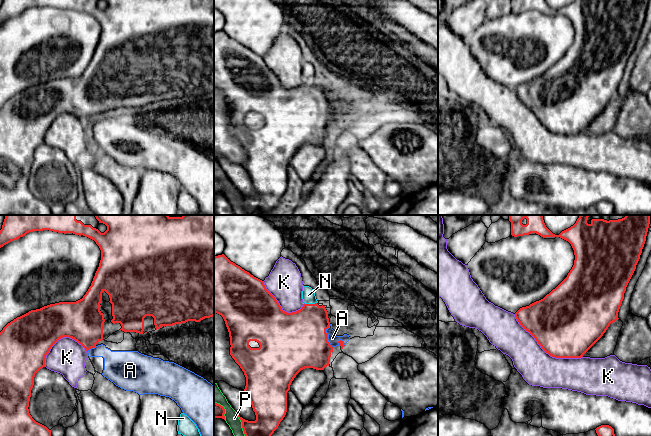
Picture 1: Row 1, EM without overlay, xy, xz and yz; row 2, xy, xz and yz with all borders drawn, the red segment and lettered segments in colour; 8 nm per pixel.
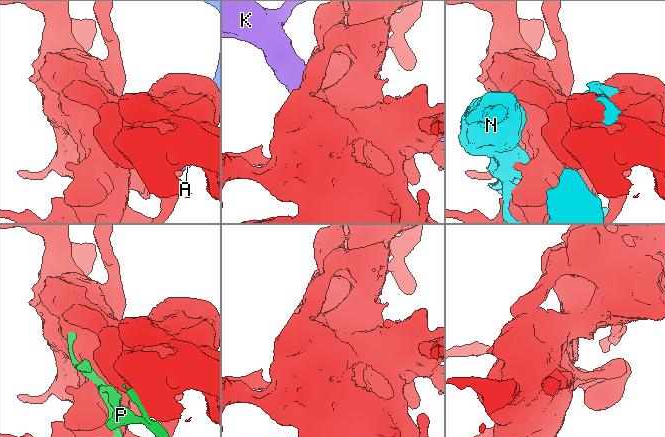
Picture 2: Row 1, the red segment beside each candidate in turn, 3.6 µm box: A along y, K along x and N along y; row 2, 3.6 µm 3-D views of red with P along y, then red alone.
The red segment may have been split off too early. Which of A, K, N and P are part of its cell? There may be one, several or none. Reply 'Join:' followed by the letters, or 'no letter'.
Join: A

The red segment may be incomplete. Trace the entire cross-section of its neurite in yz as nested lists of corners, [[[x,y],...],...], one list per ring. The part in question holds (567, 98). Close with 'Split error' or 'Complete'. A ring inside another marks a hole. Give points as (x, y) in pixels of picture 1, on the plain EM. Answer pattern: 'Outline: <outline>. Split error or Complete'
Outline: [[[511,0],[511,11],[514,13],[529,11],[531,9],[536,9],[543,14],[560,13],[568,17],[574,26],[574,41],[567,53],[543,75],[536,77],[529,82],[522,83],[515,89],[515,93],[519,100],[535,114],[546,129],[555,134],[581,134],[603,112],[610,100],[619,95],[618,88],[624,75],[624,69],[640,35],[648,4],[649,0],[574,0],[570,4],[562,7],[559,11],[555,11],[545,0]]]. Complete

